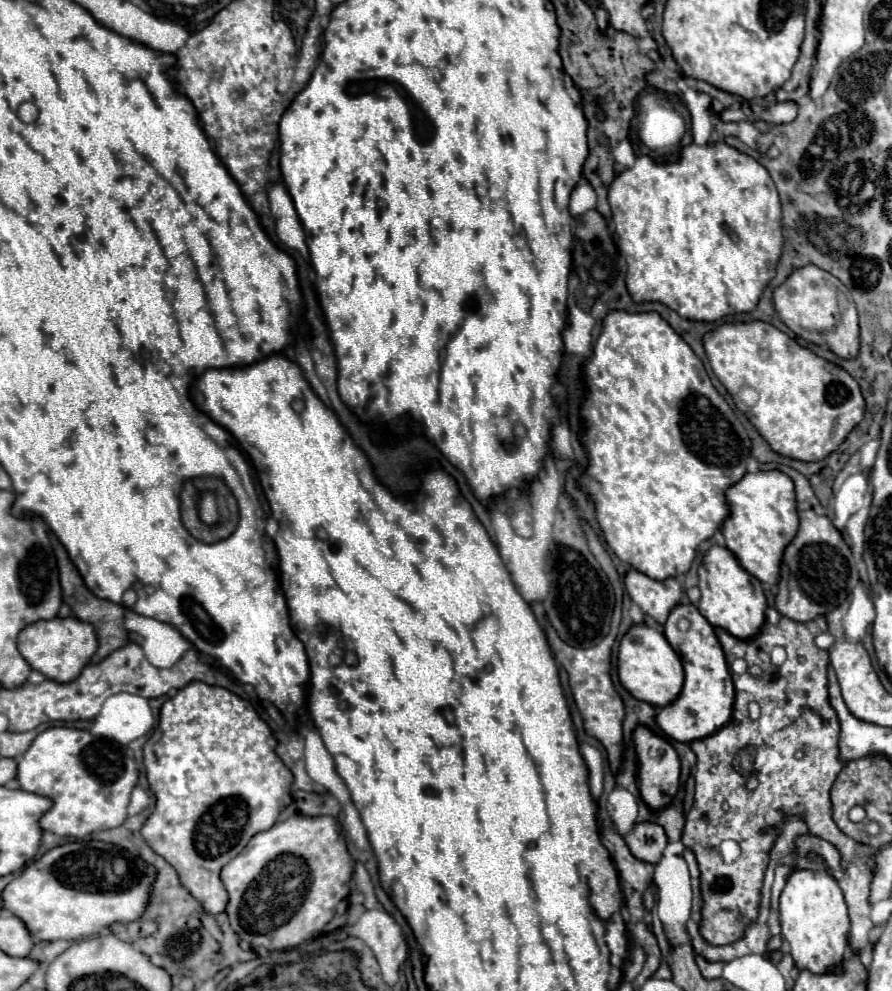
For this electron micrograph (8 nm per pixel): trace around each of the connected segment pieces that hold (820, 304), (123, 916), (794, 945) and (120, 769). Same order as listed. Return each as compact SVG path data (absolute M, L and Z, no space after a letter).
M816 265L796 269L784 285L774 291L774 307L788 329L814 345L828 345L842 359L856 359L858 353L858 313L848 289L828 271Z
M74 841L28 863L2 891L2 907L14 913L34 941L92 937L112 923L136 921L148 903L154 867L130 851L102 841Z
M812 857L812 861L816 861L818 867L790 873L780 893L778 915L782 937L788 941L790 955L794 957L798 969L808 969L814 975L840 973L840 963L844 959L850 933L850 919L836 879L822 869L822 861L818 857Z
M50 727L42 731L28 747L24 757L18 759L16 781L22 791L30 791L48 797L52 801L52 807L40 817L40 827L44 831L62 837L82 839L94 831L112 829L126 821L126 807L130 801L130 793L138 781L138 775L136 775L136 763L130 749L114 741L94 737L88 731L78 731L70 727Z

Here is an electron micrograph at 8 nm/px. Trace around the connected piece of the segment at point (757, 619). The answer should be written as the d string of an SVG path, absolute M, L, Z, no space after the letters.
M714 545L706 553L706 557L698 569L698 577L700 577L698 587L702 591L698 609L708 619L708 623L712 627L724 629L726 633L730 633L736 639L742 639L742 641L754 639L766 621L768 603L766 603L762 583L754 575L744 571L728 549L718 547L718 545Z

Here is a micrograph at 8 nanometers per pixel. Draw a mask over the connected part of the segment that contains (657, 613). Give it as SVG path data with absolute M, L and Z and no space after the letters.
M630 569L626 573L624 583L626 583L628 595L636 605L640 605L644 615L652 617L660 625L664 625L664 621L668 619L668 613L676 605L680 605L684 597L684 587L678 579L654 581L644 573Z

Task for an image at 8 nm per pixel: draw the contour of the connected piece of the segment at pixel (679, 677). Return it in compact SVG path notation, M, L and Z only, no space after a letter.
M634 625L620 641L618 675L622 685L640 701L664 707L676 701L684 685L684 669L678 653L668 645L666 637L648 625Z

